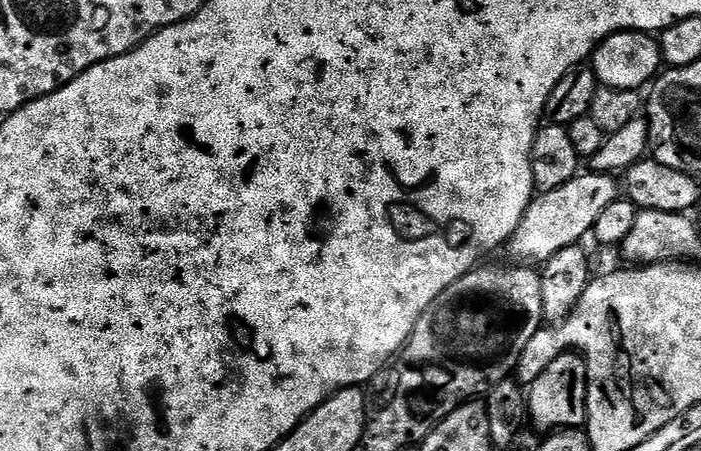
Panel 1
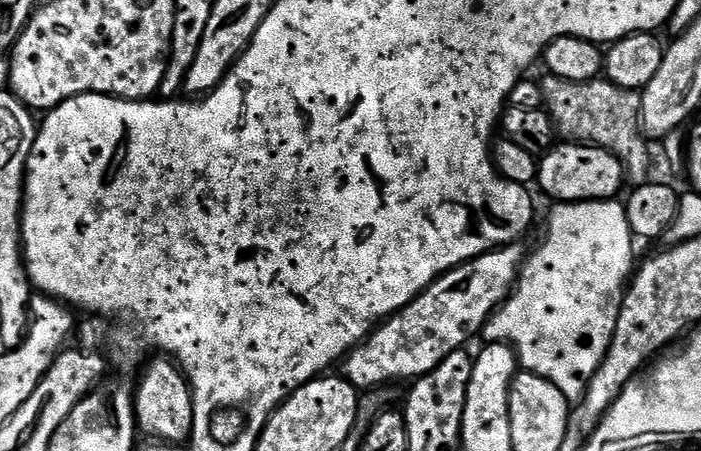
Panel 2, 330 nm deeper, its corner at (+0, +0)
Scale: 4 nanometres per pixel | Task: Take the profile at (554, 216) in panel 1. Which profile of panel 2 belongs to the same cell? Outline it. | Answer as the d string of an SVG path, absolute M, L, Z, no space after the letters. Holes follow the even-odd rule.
M515 243L493 248L439 276L426 291L373 328L372 335L348 353L342 364L344 379L358 390L380 390L376 388L383 384L395 380L412 382L433 372L450 353L461 351L467 340L479 337L492 313L512 295L526 259L526 252L520 247Z

